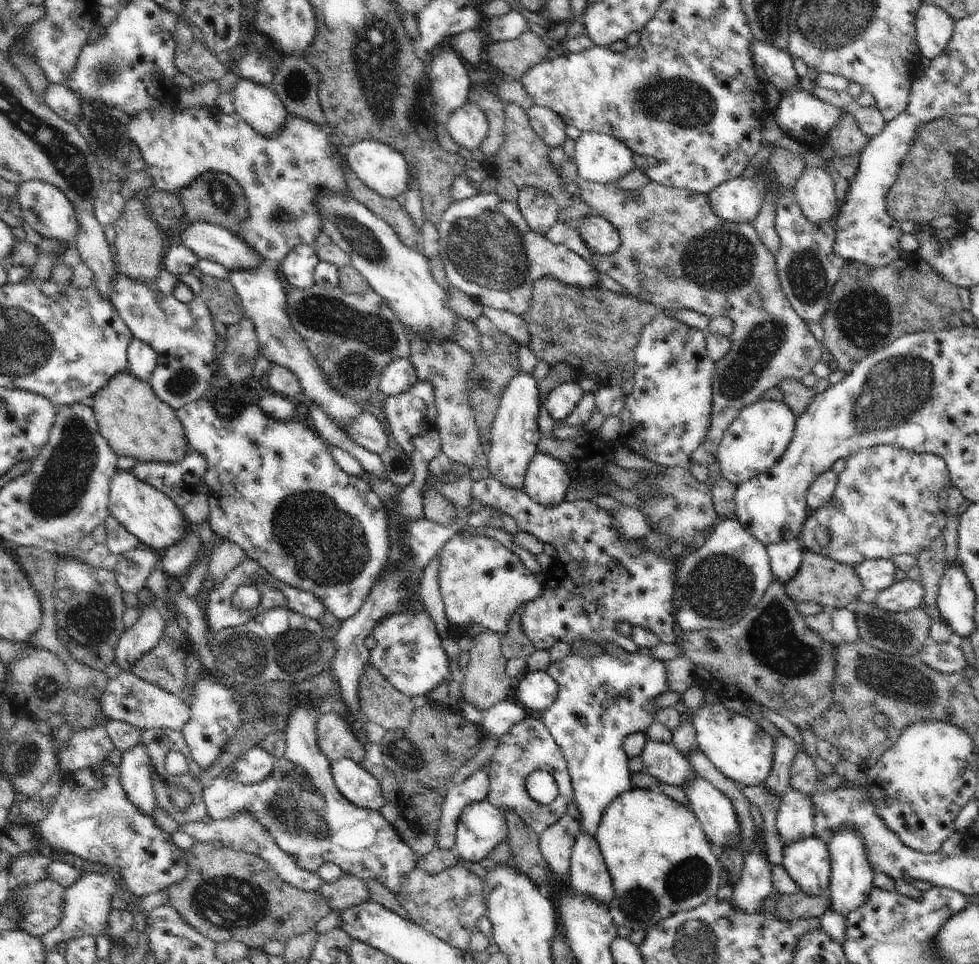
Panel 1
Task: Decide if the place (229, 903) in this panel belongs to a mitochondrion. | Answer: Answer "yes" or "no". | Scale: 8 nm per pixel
yes

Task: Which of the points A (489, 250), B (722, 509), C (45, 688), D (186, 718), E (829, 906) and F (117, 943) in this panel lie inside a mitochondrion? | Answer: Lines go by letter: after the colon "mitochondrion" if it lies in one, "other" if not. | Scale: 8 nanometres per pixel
A: mitochondrion
B: other
C: mitochondrion
D: other
E: other
F: other

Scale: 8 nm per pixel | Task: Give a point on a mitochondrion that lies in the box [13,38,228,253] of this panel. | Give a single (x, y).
(109, 71)

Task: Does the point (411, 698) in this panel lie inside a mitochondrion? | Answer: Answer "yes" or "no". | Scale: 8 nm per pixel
no

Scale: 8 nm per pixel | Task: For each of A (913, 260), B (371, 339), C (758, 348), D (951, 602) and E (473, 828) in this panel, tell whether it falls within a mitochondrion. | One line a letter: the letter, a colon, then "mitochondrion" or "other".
A: other
B: mitochondrion
C: mitochondrion
D: other
E: other

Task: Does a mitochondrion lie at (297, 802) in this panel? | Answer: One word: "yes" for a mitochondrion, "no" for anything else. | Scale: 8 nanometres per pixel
yes

